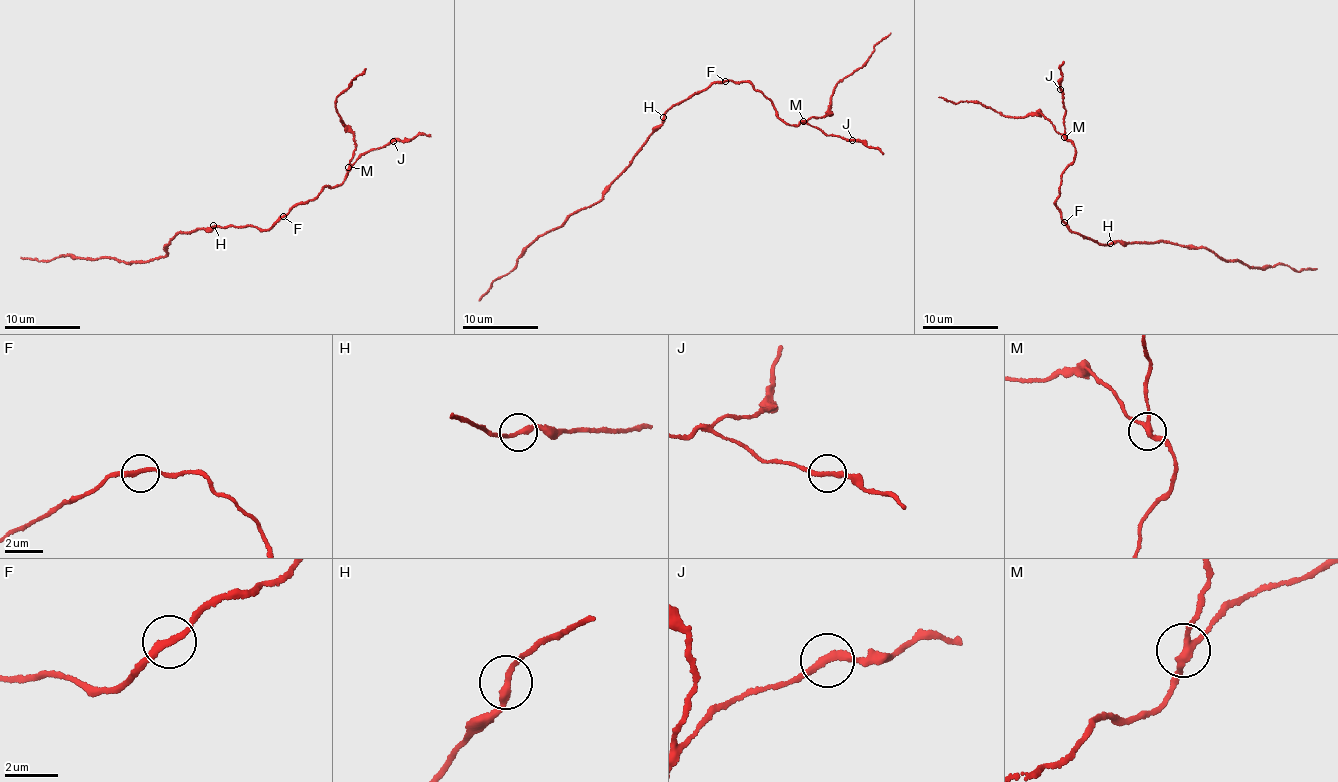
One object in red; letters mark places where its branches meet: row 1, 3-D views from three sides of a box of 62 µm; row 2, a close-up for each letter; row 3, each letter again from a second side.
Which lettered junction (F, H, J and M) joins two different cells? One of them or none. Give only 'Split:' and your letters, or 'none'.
Split: M

